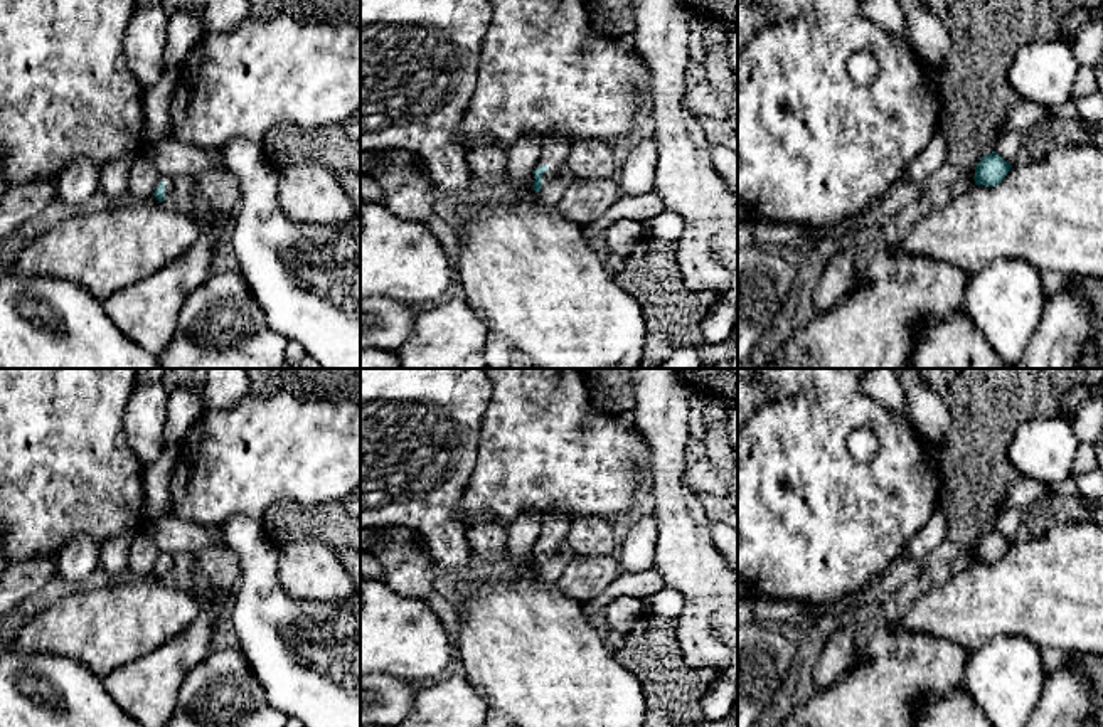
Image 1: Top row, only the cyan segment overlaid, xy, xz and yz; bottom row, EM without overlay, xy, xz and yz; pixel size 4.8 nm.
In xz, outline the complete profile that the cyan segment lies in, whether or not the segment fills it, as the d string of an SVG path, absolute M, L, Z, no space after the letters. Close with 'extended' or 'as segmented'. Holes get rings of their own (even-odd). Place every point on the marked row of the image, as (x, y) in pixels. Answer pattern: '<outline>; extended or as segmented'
M551 135L542 138L541 157L530 178L530 187L541 192L547 178L566 162L573 146L573 140L564 135Z; extended

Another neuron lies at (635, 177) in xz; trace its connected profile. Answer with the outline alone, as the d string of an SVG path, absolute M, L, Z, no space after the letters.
M653 138L643 141L616 170L616 182L623 195L640 197L655 188L657 148Z

